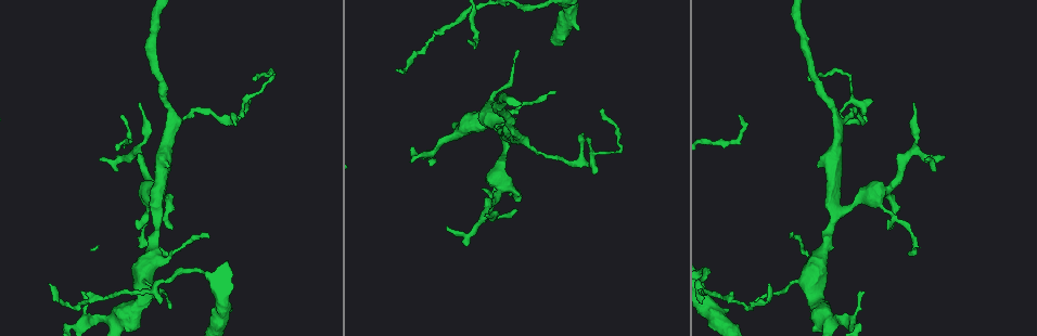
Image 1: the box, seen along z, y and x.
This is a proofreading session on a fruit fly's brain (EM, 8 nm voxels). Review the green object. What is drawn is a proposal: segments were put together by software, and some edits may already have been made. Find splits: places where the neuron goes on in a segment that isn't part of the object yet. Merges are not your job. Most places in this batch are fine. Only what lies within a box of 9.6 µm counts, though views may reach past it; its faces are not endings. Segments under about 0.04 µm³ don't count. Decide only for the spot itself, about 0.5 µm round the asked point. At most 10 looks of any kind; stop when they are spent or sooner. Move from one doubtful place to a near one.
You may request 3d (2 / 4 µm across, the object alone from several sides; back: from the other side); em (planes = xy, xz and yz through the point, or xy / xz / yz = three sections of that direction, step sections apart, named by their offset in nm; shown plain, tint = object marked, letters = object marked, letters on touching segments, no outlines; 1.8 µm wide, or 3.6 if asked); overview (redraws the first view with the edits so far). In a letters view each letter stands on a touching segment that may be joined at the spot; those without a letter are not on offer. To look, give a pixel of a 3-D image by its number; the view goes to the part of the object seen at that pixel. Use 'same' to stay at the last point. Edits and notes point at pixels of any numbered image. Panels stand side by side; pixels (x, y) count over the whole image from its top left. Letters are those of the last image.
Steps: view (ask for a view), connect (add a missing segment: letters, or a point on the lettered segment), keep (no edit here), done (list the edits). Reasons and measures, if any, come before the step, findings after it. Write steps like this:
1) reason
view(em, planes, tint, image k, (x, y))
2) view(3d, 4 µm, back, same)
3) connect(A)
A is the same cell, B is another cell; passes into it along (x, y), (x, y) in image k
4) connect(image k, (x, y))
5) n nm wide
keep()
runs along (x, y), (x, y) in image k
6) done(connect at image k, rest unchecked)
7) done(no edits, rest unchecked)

tapers out
view(em, xy, step 16, letters, image 1, (447, 226))

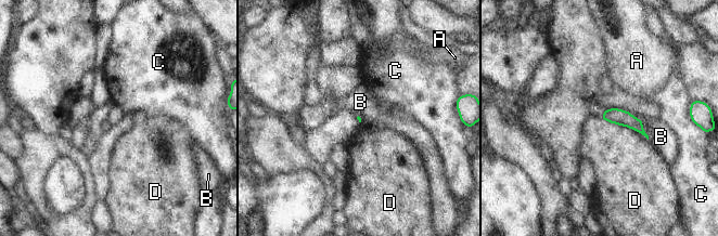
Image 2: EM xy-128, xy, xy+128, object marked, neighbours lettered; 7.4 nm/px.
view(em, planes, letters, same)

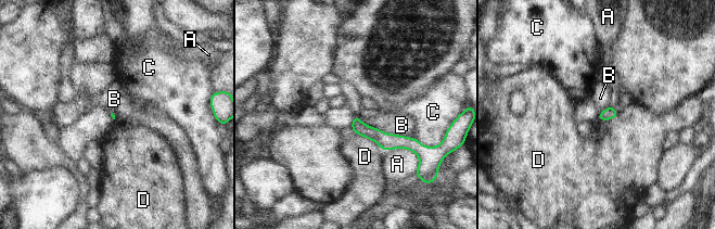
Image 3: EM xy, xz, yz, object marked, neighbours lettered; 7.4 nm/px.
keep()
A, B, C and D are other cells; runs along (356, 119), (367, 131), (412, 148) in image 3; none of them fits

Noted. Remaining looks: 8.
thin end
view(em, planes, letters, image 1, (890, 229))

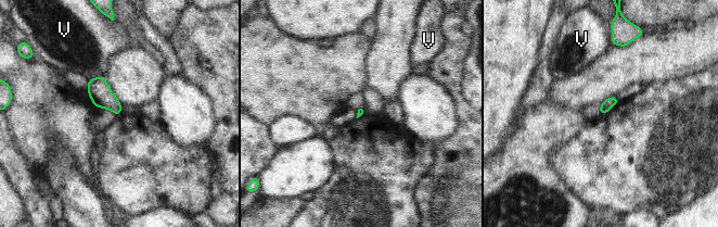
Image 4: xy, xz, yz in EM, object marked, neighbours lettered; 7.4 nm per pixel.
keep()
V is another cell; border along (103, 75), (88, 80) in image 4; no lettered segment goes on from it

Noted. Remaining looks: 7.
thin end
view(3d, 4 µm, image 1, (588, 144))

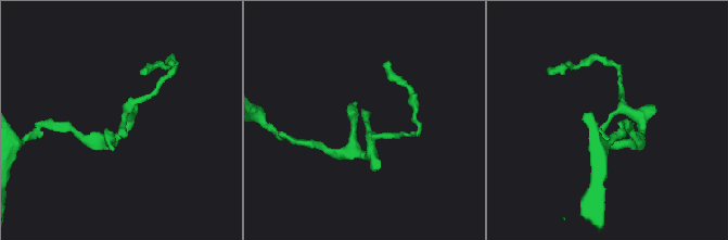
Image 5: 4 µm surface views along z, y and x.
view(em, 3.6 µm, planes, letters, image 5, (124, 117))

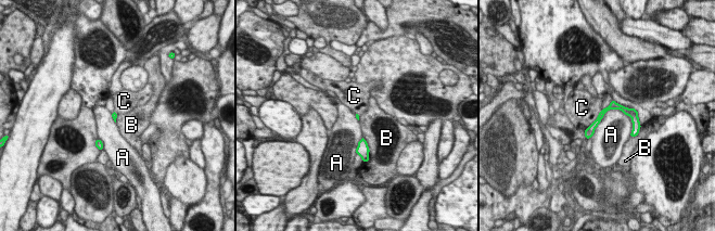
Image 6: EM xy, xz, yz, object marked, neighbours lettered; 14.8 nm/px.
A touches over 700 nm
keep()
A, B and C are other cells; runs along (631, 114), (610, 106), (587, 135) in image 6; no lettered segment goes on from it

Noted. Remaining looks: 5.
free end
view(3d, 4 µm, image 1, (139, 102))

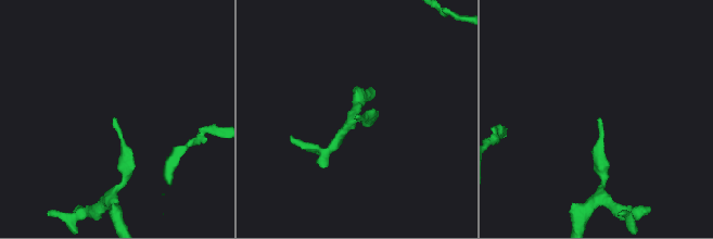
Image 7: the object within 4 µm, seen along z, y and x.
now the EM
view(em, planes, letters, image 7, (356, 116))

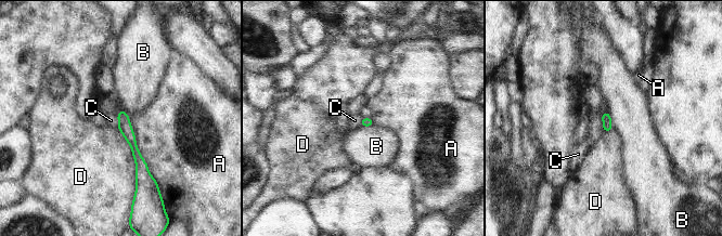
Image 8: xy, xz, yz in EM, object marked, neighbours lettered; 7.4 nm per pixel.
keep()
A, B, C and D are other cells; runs along (121, 114), (141, 166), (143, 182) in image 8; none of them fits

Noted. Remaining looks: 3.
done(no edits, rest unchecked)

